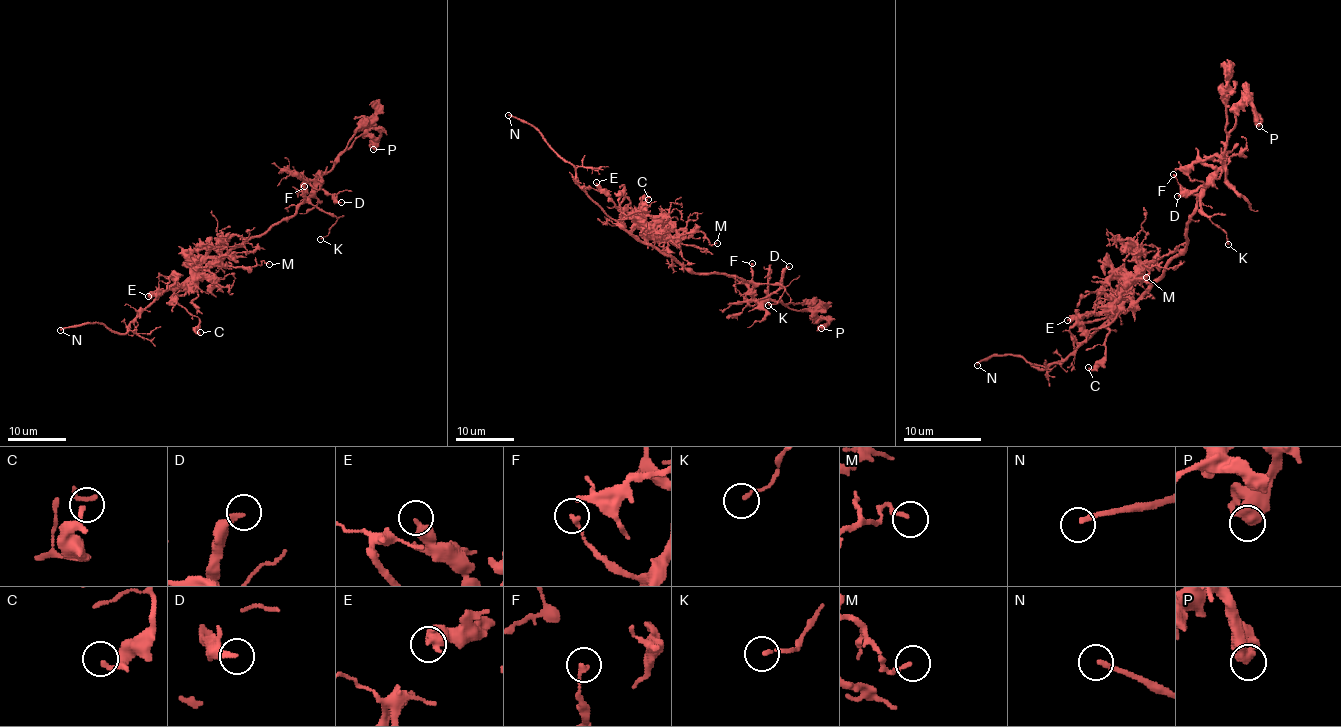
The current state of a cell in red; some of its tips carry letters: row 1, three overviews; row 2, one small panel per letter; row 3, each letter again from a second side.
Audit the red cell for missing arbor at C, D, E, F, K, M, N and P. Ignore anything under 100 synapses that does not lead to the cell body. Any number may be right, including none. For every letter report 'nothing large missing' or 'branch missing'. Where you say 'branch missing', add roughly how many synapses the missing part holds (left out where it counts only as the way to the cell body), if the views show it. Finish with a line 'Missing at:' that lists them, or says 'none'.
C: nothing large missing
D: nothing large missing
E: nothing large missing
F: nothing large missing
K: nothing large missing
M: nothing large missing
N: branch missing
P: nothing large missing
Missing at: N

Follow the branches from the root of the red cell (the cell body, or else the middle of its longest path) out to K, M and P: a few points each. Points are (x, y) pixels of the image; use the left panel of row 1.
K: (225, 255), (288, 220), (306, 202), (336, 217), (329, 233), (320, 239)
M: (225, 255), (219, 258), (235, 267), (254, 267), (263, 261), (269, 264)
P: (225, 255), (288, 220), (304, 199), (304, 186), (322, 177), (358, 136), (375, 129), (379, 138), (373, 149)

